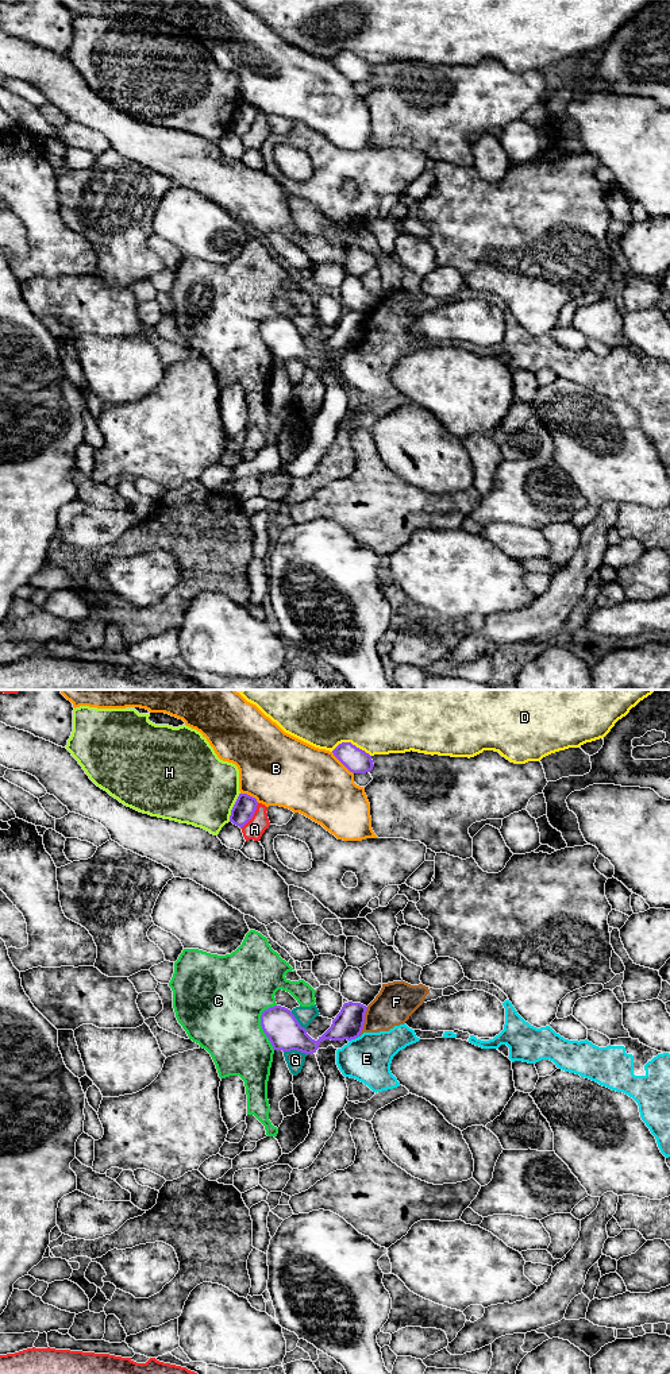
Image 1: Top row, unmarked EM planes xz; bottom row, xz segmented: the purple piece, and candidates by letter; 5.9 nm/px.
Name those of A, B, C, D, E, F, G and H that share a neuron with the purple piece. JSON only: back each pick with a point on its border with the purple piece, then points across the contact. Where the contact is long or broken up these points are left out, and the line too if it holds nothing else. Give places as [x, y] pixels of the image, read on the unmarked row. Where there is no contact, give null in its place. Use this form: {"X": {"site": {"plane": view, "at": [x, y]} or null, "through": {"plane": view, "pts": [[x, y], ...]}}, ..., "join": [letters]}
{"join": []}

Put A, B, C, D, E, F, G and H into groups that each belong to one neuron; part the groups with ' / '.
A / B / C / D / E F / G / H

